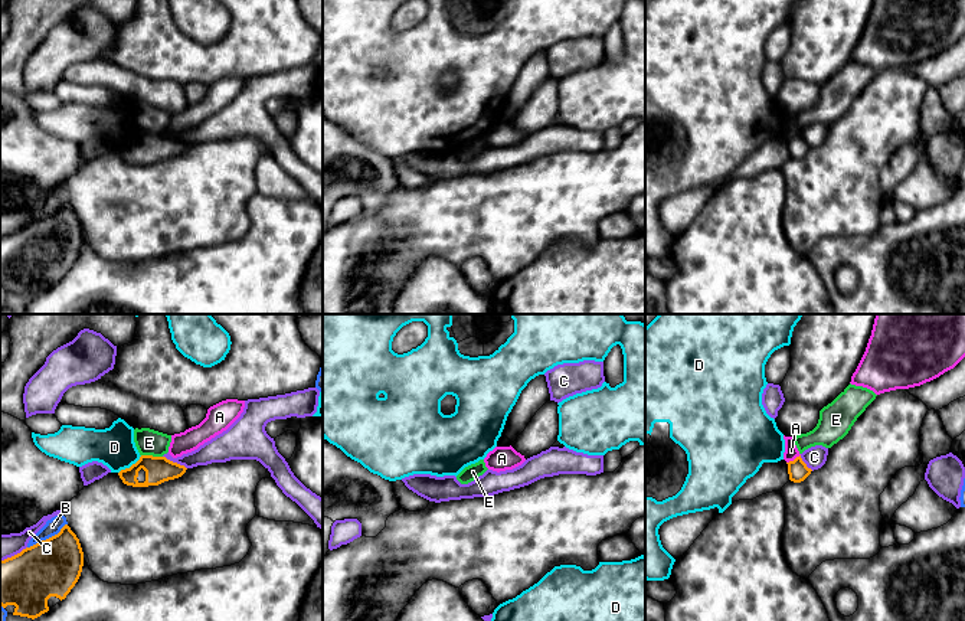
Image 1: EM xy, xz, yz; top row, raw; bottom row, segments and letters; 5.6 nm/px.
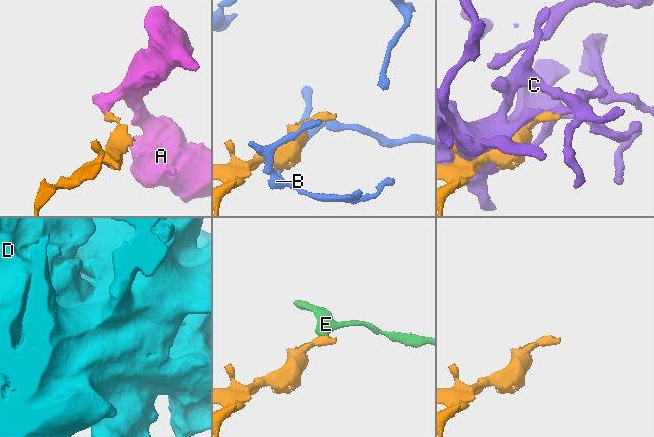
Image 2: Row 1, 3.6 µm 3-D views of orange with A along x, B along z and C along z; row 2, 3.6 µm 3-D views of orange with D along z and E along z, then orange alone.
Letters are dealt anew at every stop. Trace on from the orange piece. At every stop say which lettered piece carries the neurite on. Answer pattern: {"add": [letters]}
{"add": []}

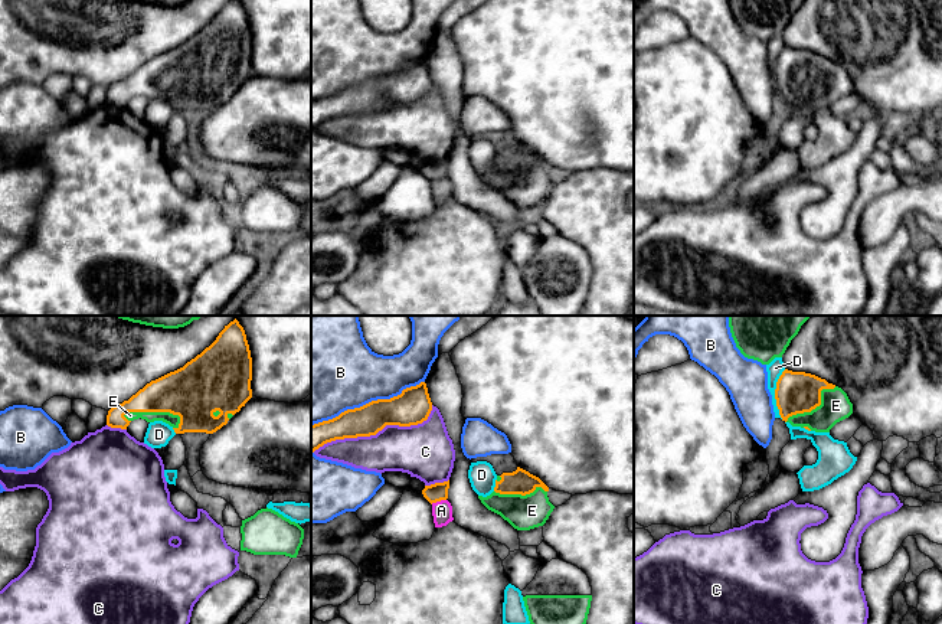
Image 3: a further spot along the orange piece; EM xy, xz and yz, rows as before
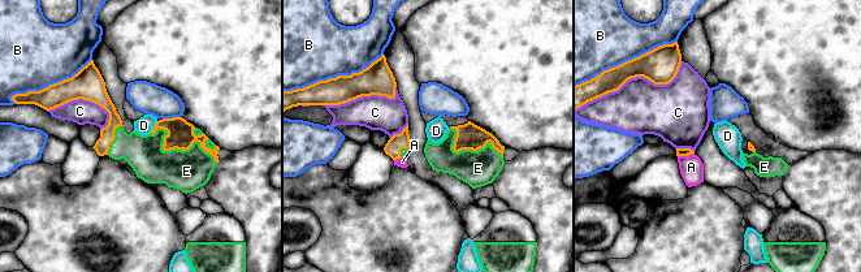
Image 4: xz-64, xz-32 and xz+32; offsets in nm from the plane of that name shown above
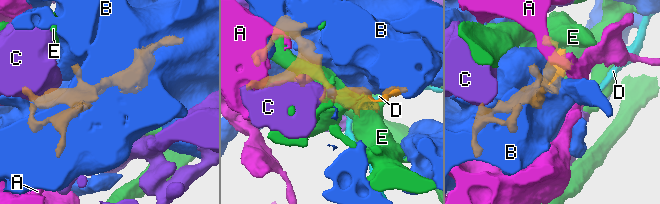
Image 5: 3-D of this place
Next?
{"add": ["E"]}

